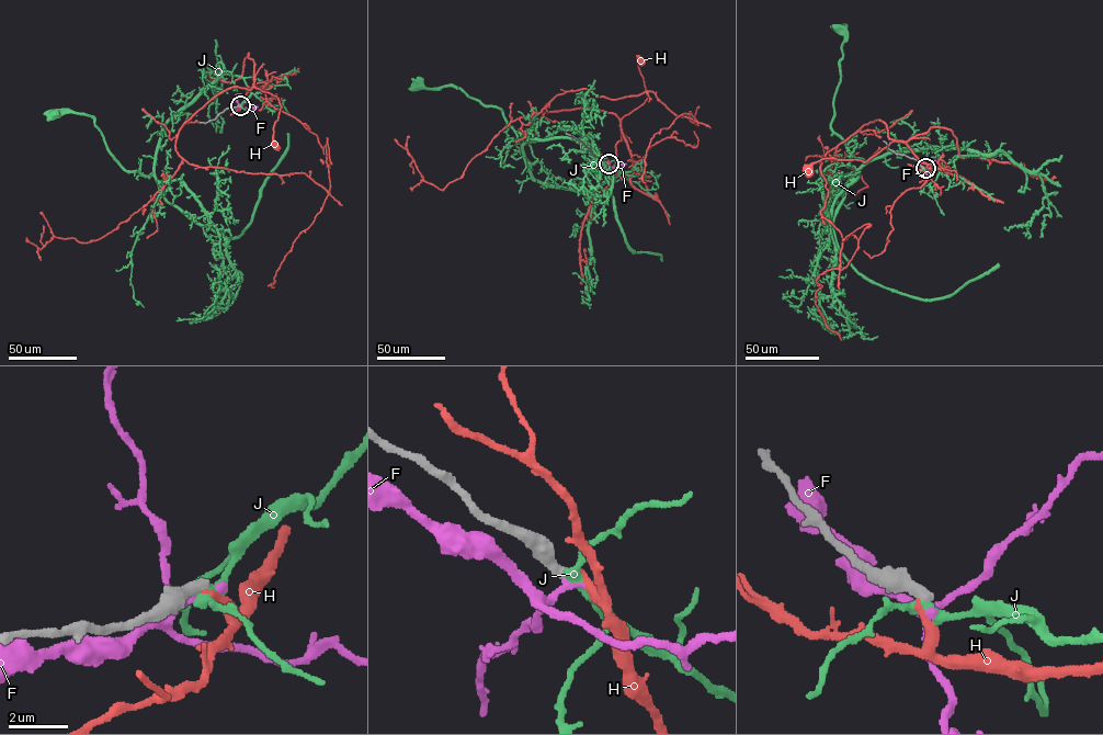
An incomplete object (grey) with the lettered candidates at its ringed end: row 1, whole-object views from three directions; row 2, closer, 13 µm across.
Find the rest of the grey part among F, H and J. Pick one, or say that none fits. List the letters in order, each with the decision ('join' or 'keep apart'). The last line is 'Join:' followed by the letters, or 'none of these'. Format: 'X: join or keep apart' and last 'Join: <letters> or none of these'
F: keep apart
H: keep apart
J: keep apart
Join: none of these

